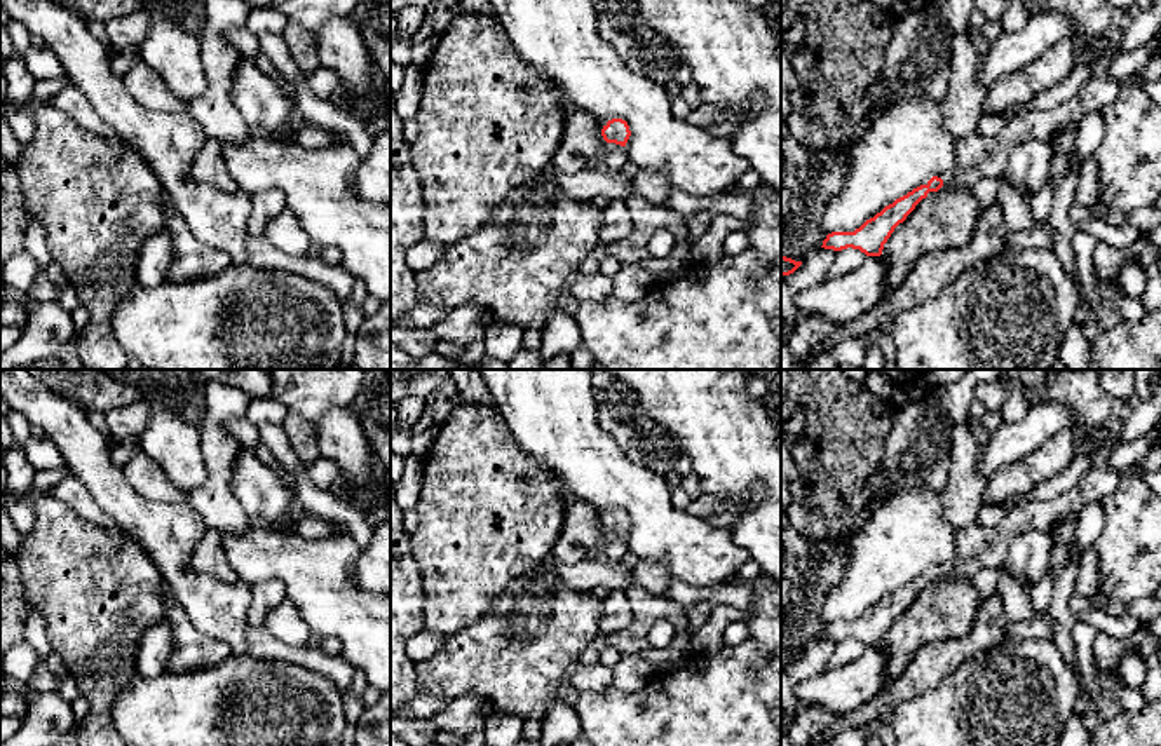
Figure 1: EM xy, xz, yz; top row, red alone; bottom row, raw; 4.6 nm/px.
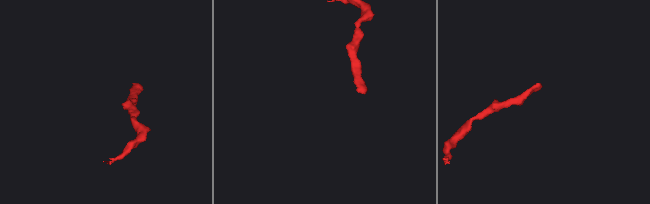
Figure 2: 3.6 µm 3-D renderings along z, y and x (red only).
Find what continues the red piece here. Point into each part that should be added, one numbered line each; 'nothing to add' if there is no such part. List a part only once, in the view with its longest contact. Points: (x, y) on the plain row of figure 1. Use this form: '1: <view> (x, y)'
1: xz (614, 548)

